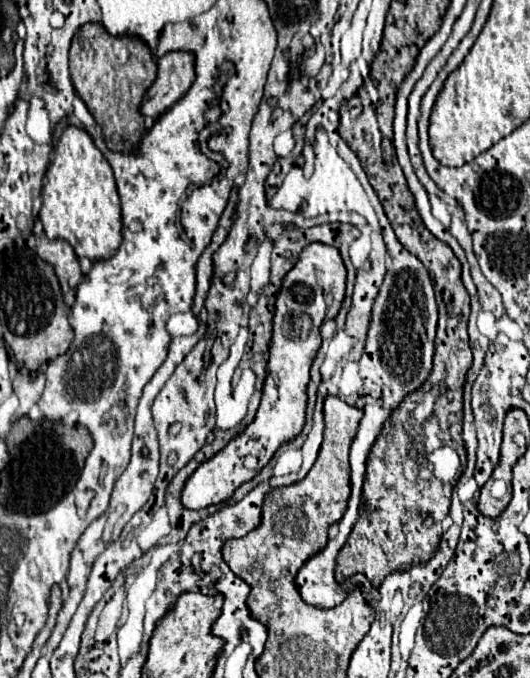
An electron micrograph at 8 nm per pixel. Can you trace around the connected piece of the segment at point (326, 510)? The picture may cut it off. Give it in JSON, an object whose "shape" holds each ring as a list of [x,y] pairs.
{"shape":[[[327,397],[323,405],[325,413],[325,437],[319,451],[319,457],[313,465],[313,469],[307,473],[307,477],[299,483],[293,483],[289,487],[277,487],[271,493],[267,493],[263,509],[265,509],[265,529],[261,529],[261,569],[231,569],[237,577],[241,577],[245,583],[251,585],[251,593],[247,597],[247,605],[251,609],[251,615],[257,617],[263,625],[269,629],[269,639],[265,643],[265,649],[269,649],[269,641],[273,637],[305,637],[305,633],[321,633],[321,609],[307,605],[299,589],[295,585],[295,577],[305,565],[305,561],[313,555],[317,555],[321,549],[325,549],[329,541],[329,527],[345,515],[345,505],[349,501],[351,485],[349,485],[349,445],[353,443],[353,437],[357,435],[357,425],[361,421],[361,409],[347,405],[339,397]]]}

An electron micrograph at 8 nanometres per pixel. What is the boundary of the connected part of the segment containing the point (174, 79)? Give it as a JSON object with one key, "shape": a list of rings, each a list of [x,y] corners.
{"shape":[[[171,51],[157,59],[157,79],[143,99],[141,113],[159,117],[175,105],[195,81],[195,57],[189,51]]]}

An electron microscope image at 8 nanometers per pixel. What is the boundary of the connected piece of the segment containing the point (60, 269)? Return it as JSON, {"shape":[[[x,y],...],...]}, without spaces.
{"shape":[[[45,235],[37,237],[37,255],[55,267],[63,293],[75,293],[81,283],[79,259],[73,253],[73,247],[67,241],[49,241]]]}

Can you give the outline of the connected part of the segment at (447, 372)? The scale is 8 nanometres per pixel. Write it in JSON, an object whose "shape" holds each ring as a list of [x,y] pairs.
{"shape":[[[381,129],[381,149],[373,149],[371,157],[359,157],[359,159],[369,177],[371,187],[375,189],[375,193],[387,213],[387,219],[389,219],[399,243],[407,251],[411,251],[415,257],[421,259],[421,263],[427,267],[427,271],[433,279],[433,285],[435,285],[435,297],[437,297],[437,305],[439,305],[439,325],[437,325],[437,337],[435,337],[433,371],[421,391],[437,393],[437,385],[445,385],[445,387],[449,387],[449,397],[463,397],[465,377],[467,377],[473,357],[471,357],[469,337],[467,337],[469,293],[461,281],[461,263],[455,257],[455,253],[451,251],[451,247],[447,243],[439,241],[437,237],[433,237],[429,233],[429,229],[423,225],[419,213],[417,213],[417,207],[415,207],[413,193],[405,181],[403,169],[395,161],[393,143],[387,141],[389,133],[393,133],[393,131],[387,131],[387,135],[385,135]]]}

